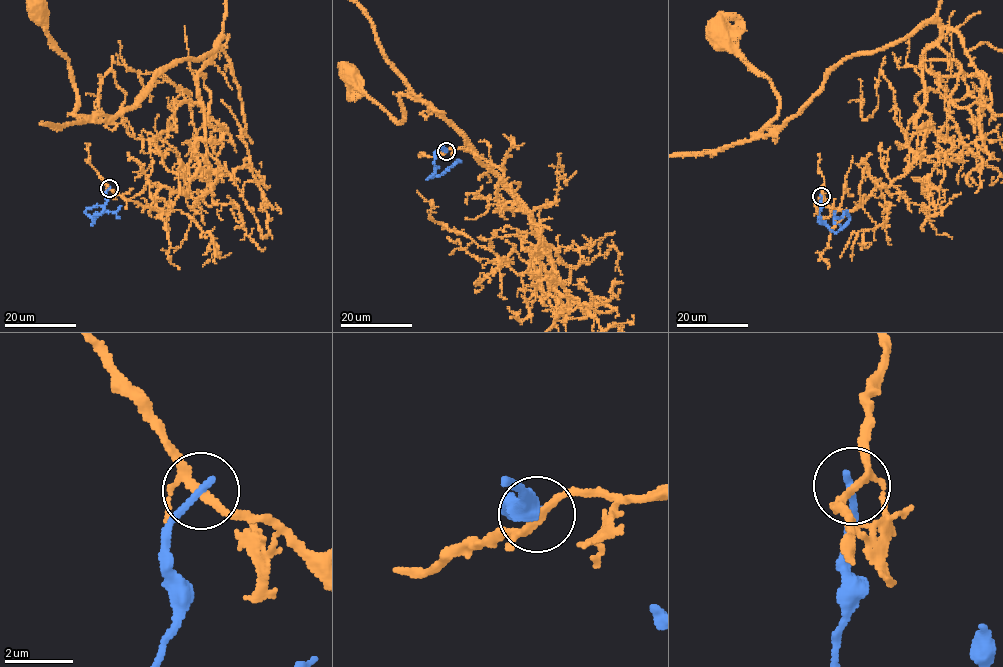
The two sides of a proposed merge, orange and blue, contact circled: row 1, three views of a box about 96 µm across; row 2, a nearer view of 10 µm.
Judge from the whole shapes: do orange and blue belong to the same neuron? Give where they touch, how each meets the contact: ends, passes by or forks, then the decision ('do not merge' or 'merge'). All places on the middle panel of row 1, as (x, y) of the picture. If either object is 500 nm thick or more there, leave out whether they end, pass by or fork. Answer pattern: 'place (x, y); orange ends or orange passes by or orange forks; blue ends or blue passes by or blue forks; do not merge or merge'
place (446, 151); orange forks; blue ends; do not merge

